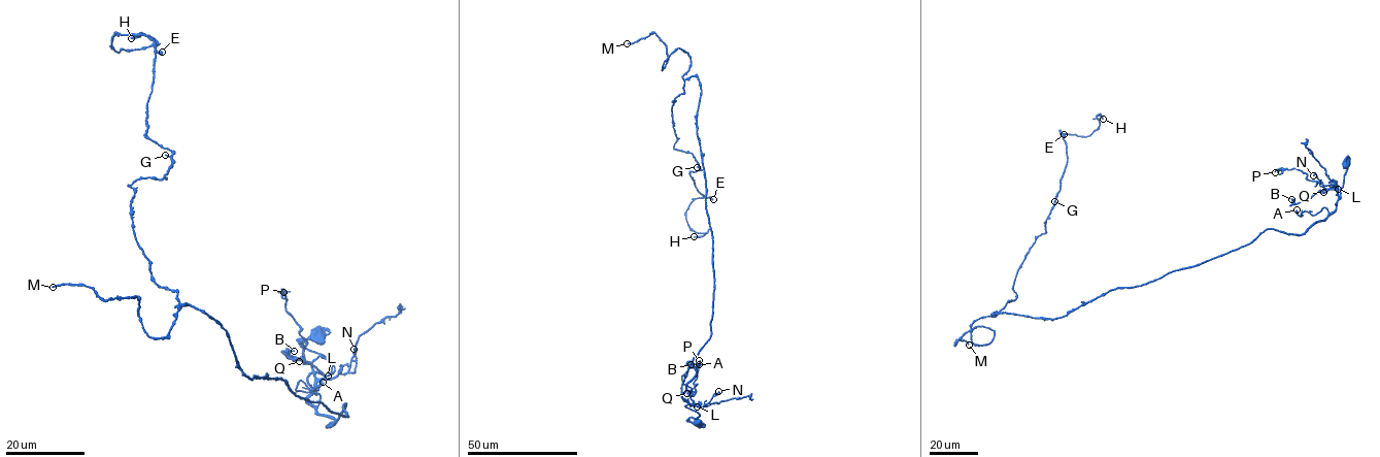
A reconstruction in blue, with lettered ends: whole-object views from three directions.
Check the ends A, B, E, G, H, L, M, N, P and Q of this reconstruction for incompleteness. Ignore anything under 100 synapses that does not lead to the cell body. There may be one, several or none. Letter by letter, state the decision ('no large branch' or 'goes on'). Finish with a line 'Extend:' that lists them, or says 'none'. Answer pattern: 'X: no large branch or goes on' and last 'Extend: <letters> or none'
A: no large branch
B: no large branch
E: no large branch
G: no large branch
H: no large branch
L: no large branch
M: goes on
N: no large branch
P: no large branch
Q: no large branch
Extend: M

